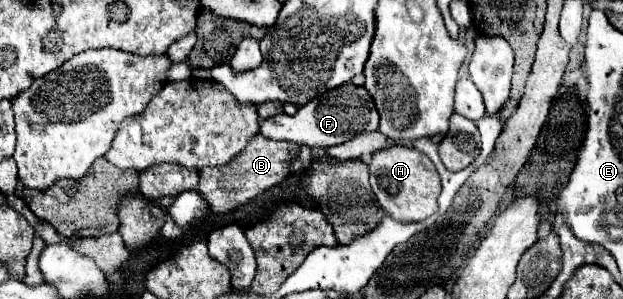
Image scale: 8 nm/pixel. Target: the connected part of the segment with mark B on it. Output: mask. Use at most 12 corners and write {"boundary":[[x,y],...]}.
{"boundary":[[252,137],[198,193],[228,213],[290,175],[300,145]]}

